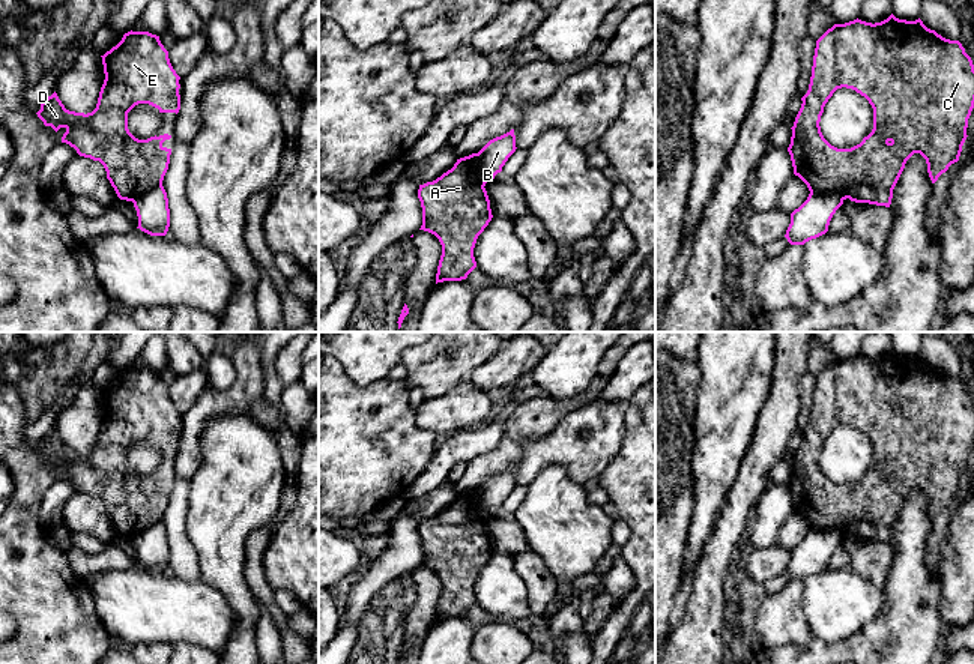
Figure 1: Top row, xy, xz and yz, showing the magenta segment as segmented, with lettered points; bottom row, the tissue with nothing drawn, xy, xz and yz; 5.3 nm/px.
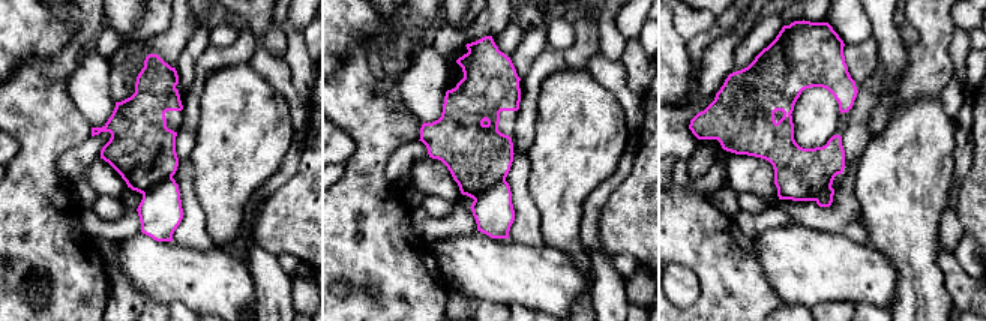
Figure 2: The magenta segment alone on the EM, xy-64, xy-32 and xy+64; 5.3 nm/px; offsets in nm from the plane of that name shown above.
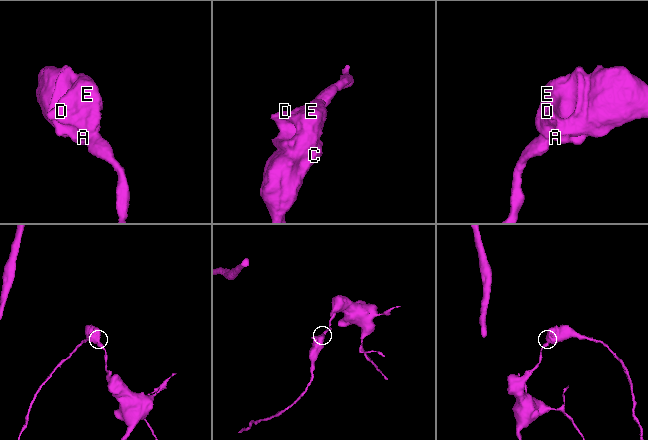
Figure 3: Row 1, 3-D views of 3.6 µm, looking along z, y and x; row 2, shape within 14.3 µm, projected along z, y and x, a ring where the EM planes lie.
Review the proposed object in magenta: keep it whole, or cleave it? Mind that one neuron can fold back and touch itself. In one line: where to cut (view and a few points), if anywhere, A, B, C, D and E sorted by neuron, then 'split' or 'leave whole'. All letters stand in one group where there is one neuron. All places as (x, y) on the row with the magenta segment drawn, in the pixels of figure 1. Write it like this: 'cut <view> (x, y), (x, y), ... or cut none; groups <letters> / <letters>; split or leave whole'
cut yz (810, 190), (833, 193), (843, 199); groups A C D E / B; split

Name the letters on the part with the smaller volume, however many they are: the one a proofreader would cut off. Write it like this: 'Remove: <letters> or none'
Remove: A, C, D, E

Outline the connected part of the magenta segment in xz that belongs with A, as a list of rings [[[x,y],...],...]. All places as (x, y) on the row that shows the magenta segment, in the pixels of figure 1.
[[[472,153],[436,180],[419,185],[419,230],[434,234],[442,245],[436,284],[466,279],[476,267],[473,248],[493,218],[485,183],[478,153]]]

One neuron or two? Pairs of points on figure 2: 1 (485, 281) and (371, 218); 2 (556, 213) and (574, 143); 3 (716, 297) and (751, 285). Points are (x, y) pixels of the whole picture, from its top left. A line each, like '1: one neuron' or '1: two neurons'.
1: two neurons
2: one neuron
3: one neuron

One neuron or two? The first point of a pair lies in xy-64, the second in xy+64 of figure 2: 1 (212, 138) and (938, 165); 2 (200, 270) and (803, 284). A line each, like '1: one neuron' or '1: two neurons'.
1: one neuron
2: one neuron

